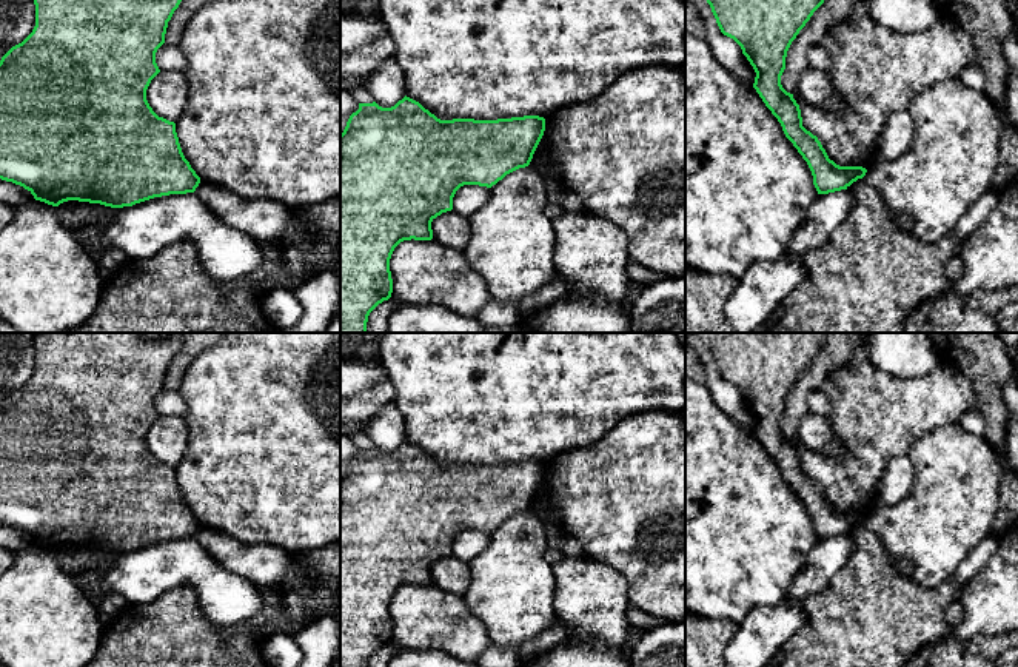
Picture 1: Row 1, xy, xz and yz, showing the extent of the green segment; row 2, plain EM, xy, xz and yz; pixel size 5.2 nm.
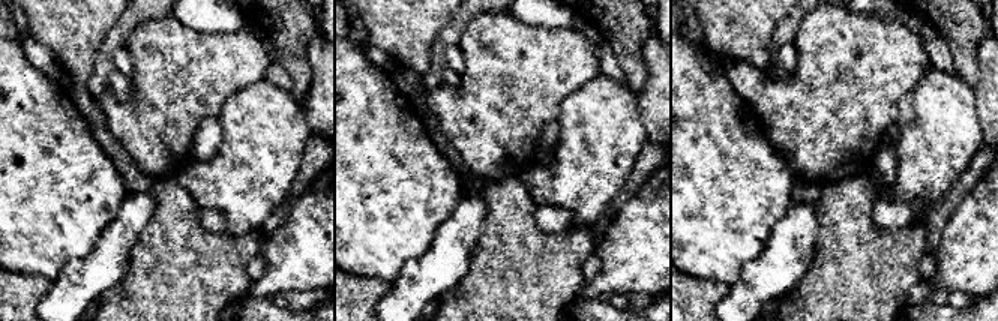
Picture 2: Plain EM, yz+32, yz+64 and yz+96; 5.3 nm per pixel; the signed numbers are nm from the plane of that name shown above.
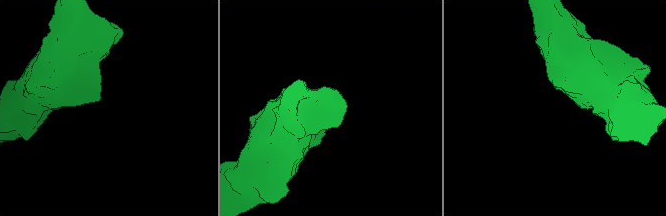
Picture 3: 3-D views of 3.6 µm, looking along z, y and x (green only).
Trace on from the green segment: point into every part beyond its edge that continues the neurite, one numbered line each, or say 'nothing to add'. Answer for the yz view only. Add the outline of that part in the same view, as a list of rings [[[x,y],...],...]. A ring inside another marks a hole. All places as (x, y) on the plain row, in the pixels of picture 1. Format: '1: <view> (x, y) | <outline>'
nothing to add

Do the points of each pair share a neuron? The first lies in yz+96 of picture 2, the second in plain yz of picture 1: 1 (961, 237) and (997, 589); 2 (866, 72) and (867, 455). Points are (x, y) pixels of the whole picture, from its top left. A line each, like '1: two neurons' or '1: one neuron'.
1: one neuron
2: one neuron

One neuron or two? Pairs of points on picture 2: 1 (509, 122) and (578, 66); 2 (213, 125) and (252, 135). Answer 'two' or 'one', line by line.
1: one
2: two

